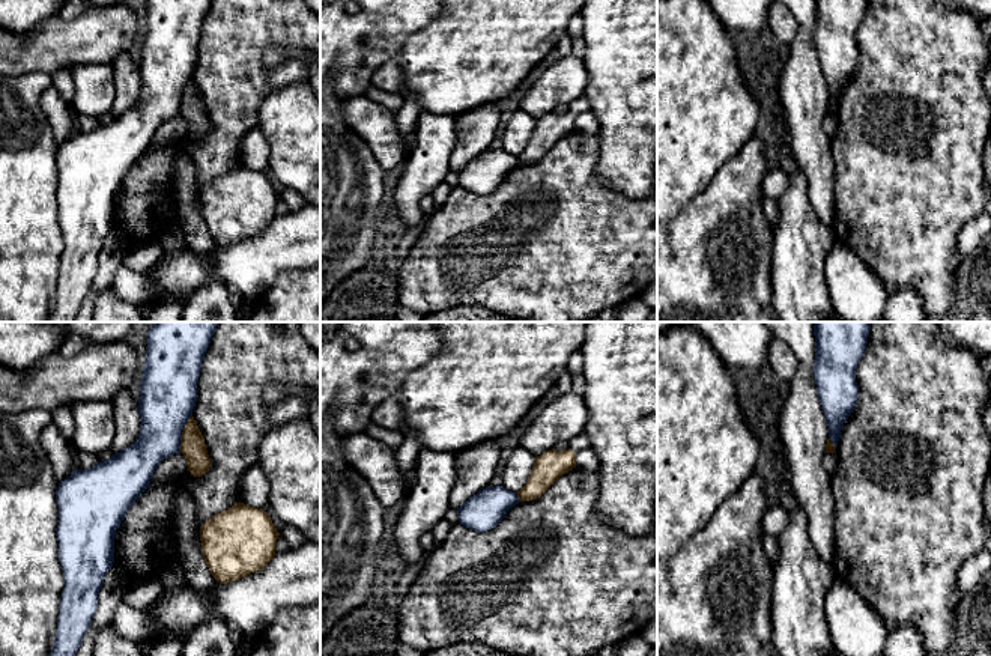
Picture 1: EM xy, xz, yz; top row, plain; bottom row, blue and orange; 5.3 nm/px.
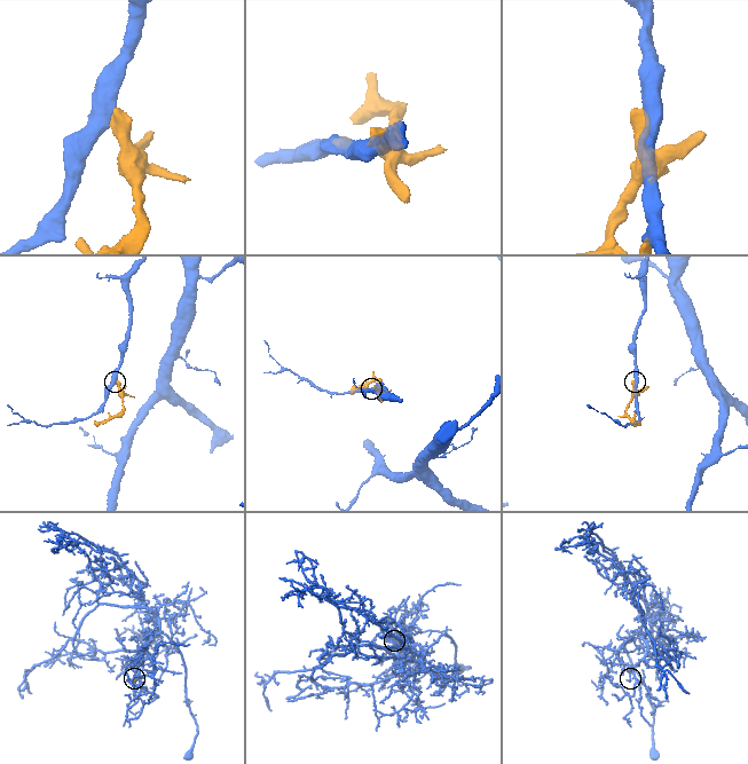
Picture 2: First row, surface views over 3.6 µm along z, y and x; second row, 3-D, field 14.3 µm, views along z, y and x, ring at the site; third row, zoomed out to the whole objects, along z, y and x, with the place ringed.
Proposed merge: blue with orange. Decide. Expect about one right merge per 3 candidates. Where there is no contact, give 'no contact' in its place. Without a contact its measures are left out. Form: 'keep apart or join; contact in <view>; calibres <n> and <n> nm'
keep apart; contact in xy; calibres 300 and 140 nm

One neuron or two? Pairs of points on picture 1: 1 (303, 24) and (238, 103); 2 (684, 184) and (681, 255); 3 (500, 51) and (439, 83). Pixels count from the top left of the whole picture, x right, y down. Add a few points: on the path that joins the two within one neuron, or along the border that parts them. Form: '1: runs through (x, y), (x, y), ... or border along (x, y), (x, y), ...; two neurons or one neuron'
1: runs through (277, 24), (238, 63), (238, 77); one neuron
2: border along (709, 184), (672, 217); two neurons
3: runs through (484, 57), (471, 71), (454, 71); one neuron

